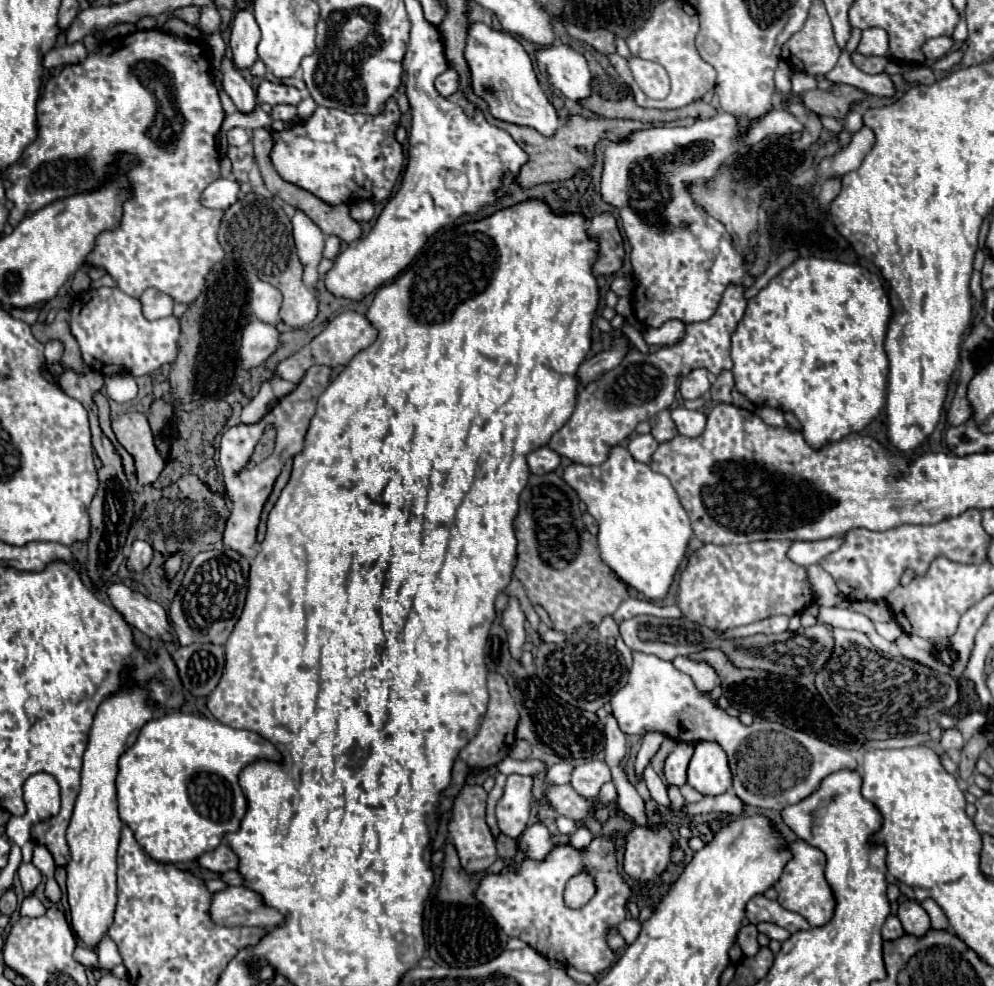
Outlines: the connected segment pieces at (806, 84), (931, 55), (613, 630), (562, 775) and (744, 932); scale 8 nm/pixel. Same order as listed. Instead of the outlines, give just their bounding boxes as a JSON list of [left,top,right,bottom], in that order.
[[790,71,818,93],[922,37,952,61],[598,617,618,639],[546,763,574,785],[738,923,760,957]]

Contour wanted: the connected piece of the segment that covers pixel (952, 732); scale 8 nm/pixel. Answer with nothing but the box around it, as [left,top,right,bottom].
[940,729,964,751]

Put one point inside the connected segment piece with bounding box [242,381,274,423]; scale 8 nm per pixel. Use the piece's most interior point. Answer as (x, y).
(259, 405)

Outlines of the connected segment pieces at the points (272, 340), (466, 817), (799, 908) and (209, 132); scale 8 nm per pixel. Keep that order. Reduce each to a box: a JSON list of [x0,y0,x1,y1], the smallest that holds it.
[[240,321,280,369],[448,785,496,871],[774,841,836,927],[4,29,226,305]]

